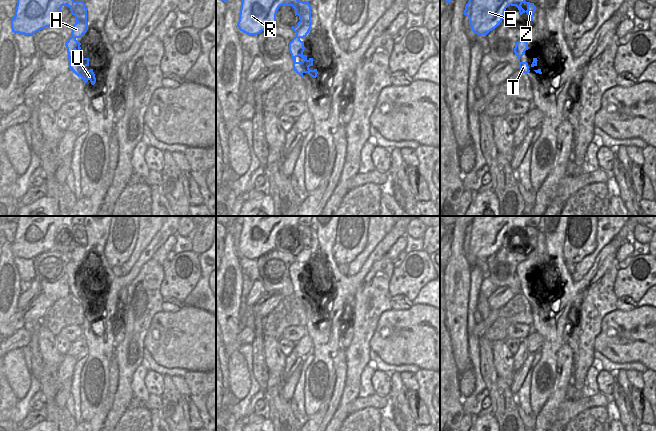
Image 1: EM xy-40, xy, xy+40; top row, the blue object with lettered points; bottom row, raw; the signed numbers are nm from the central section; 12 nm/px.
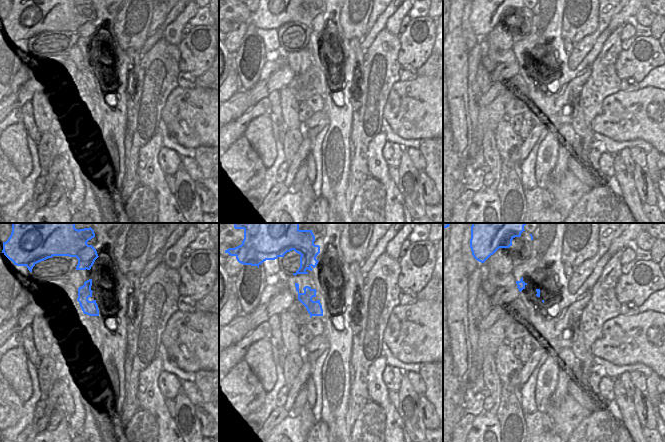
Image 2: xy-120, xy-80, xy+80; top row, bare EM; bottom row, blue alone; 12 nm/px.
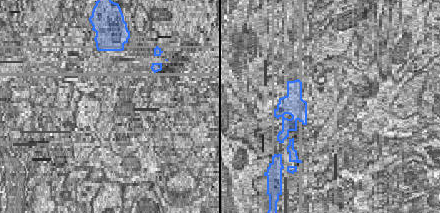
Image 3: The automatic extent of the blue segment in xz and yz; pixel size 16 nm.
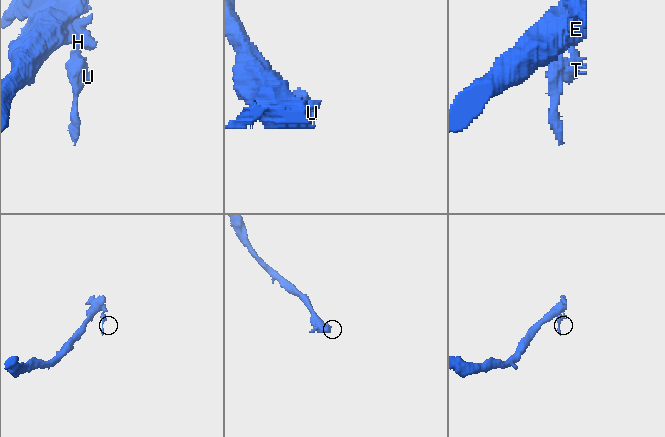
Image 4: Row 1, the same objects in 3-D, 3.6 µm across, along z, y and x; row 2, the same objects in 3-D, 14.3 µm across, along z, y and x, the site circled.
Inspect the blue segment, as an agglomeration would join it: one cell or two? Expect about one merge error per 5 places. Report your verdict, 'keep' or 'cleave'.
keep

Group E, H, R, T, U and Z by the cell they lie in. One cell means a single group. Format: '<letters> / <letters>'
E H R T U Z

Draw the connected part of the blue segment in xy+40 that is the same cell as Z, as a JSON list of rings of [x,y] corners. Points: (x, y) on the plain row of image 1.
[[[469,216],[469,225],[464,239],[469,242],[472,255],[477,259],[487,259],[500,249],[506,232],[516,230],[520,239],[527,237],[533,245],[534,227],[526,226],[529,216]]]

